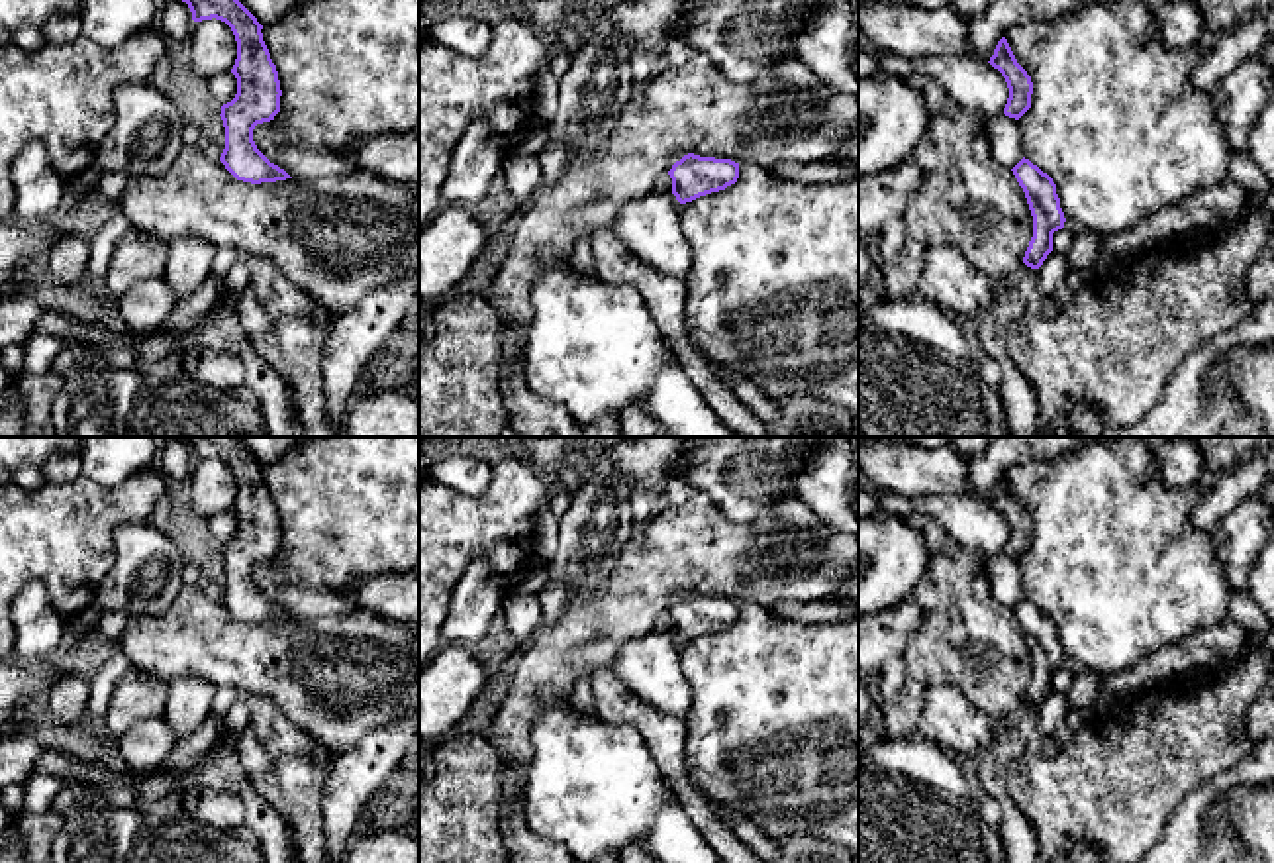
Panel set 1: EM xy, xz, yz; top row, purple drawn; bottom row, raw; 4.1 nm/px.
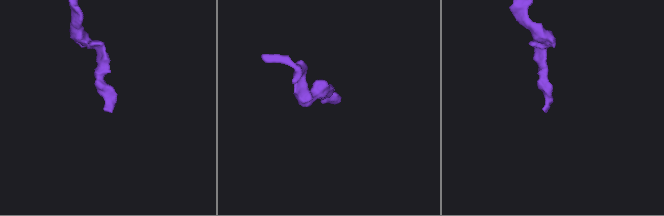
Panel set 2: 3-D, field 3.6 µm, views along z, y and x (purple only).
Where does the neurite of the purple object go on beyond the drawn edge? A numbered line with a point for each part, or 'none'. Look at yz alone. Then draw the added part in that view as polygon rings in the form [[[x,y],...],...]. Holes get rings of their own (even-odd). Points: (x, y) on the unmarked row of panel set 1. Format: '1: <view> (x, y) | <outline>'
1: yz (1020, 840) | [[[1019,704],[1002,724],[996,737],[980,753],[978,781],[1000,810],[996,826],[1005,849],[1007,863],[1037,863],[1037,832],[1023,812],[1015,806],[1007,790],[1011,763],[1025,751],[1027,741],[1039,732],[1037,708]]]

